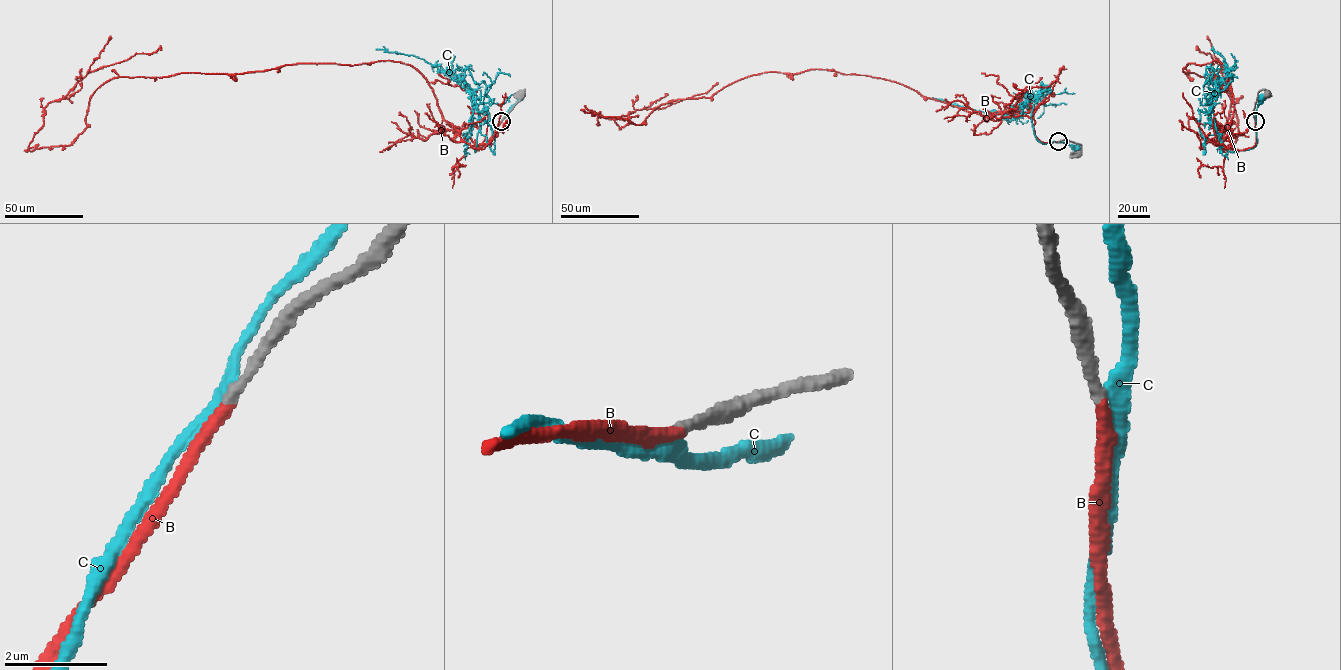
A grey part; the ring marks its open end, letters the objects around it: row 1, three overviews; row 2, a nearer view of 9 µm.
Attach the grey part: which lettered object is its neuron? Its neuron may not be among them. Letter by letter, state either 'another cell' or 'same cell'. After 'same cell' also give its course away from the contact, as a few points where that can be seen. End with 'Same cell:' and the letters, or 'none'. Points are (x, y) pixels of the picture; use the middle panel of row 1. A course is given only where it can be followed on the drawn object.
B: same cell; course (1058, 141), (1027, 115), (819, 69), (748, 76), (643, 124), (585, 108), (616, 118), (717, 83)
C: another cell
Same cell: B

